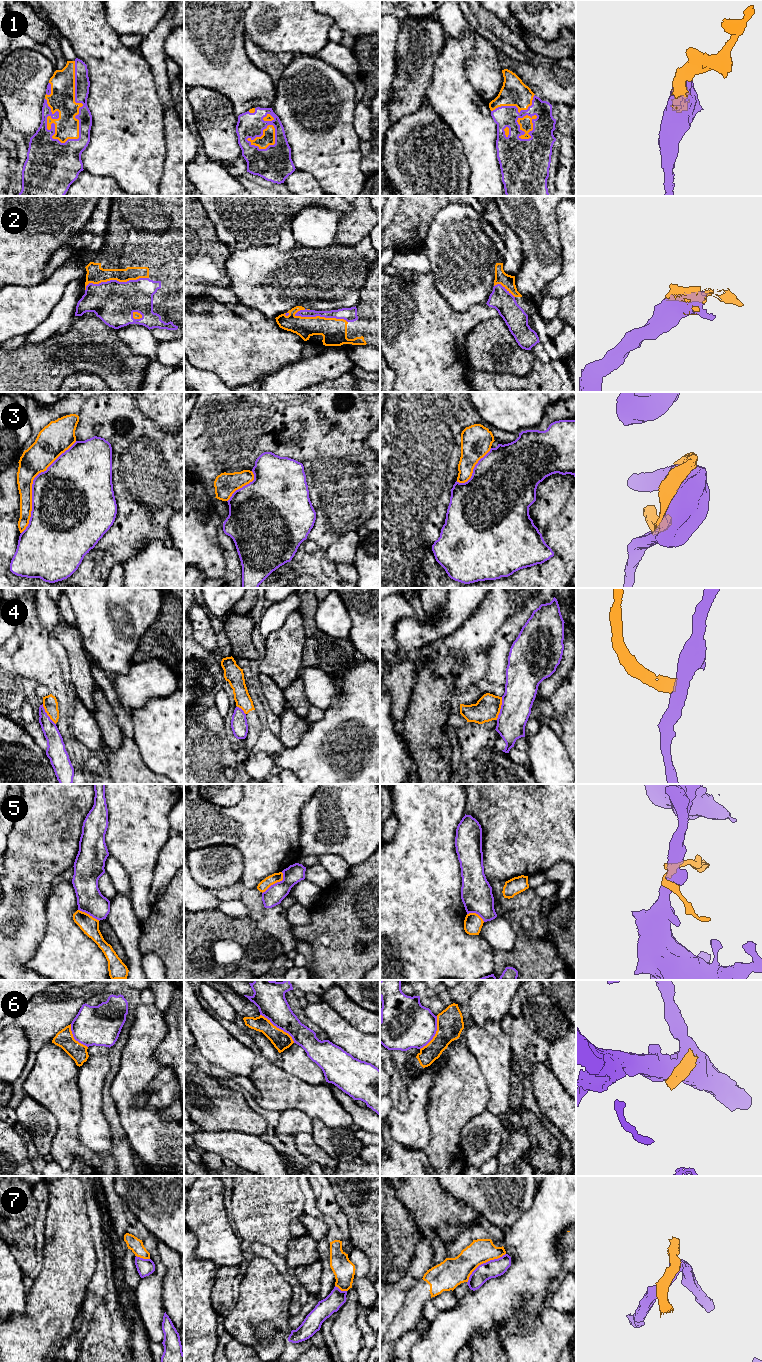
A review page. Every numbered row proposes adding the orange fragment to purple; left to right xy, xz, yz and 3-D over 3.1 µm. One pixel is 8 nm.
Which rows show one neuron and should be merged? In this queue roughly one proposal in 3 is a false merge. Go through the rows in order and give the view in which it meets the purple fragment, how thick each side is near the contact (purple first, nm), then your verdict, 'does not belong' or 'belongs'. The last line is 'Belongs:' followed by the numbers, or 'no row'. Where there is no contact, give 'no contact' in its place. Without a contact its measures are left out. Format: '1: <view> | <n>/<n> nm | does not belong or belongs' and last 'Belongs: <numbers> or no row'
1: xy | 120/200 nm | belongs
2: xz | 110/200 nm | belongs
3: xy | 480/220 nm | does not belong
4: yz | 260/200 nm | does not belong
5: xz | 150/80 nm | does not belong
6: xz | 240/150 nm | does not belong
7: yz | 140/220 nm | does not belong
Belongs: 1, 2

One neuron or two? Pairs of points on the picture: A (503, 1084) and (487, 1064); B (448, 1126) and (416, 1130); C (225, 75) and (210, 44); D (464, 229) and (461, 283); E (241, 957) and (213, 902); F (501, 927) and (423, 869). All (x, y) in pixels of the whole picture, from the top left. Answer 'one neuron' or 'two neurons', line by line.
A: one neuron
B: two neurons
C: one neuron
D: one neuron
E: two neurons
F: two neurons

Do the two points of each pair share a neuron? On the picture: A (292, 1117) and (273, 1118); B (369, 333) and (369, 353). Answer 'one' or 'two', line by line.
A: two
B: two

